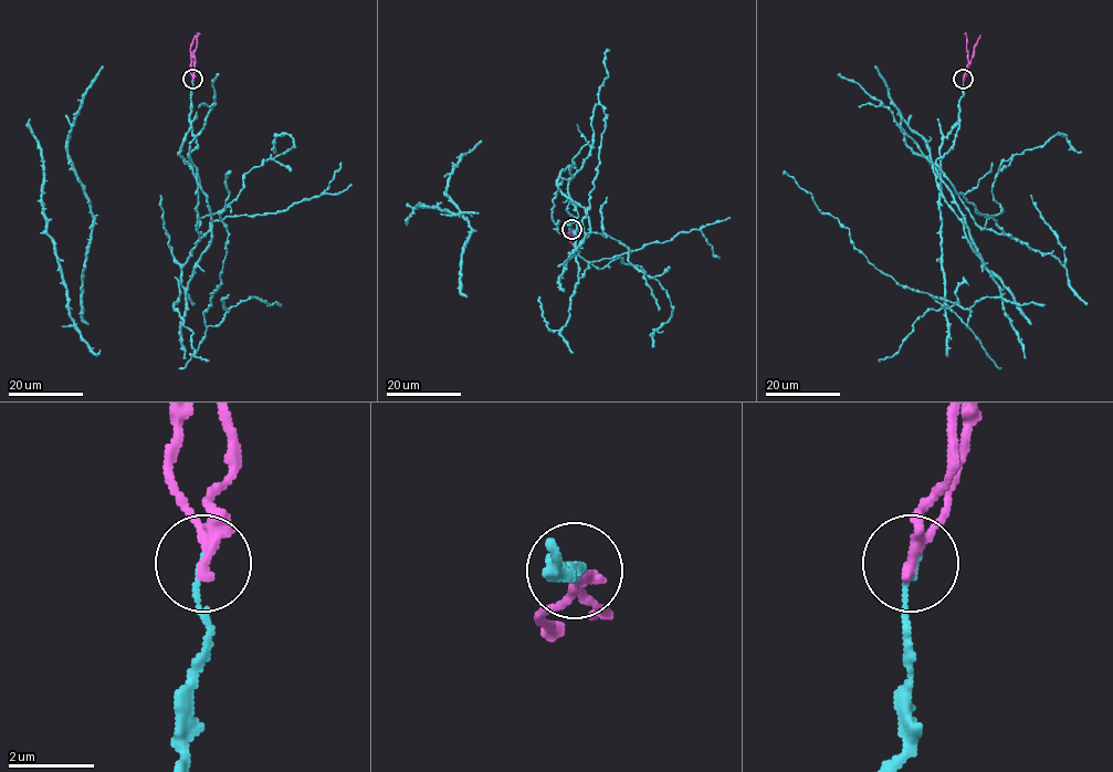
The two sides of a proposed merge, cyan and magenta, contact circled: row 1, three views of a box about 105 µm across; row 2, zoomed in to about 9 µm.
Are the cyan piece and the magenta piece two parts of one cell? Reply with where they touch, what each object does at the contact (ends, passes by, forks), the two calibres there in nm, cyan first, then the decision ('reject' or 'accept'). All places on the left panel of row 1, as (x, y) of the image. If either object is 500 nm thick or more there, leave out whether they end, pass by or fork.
place (192, 79); cyan ends; magenta passes by; calibres 160 and 220 nm; reject

